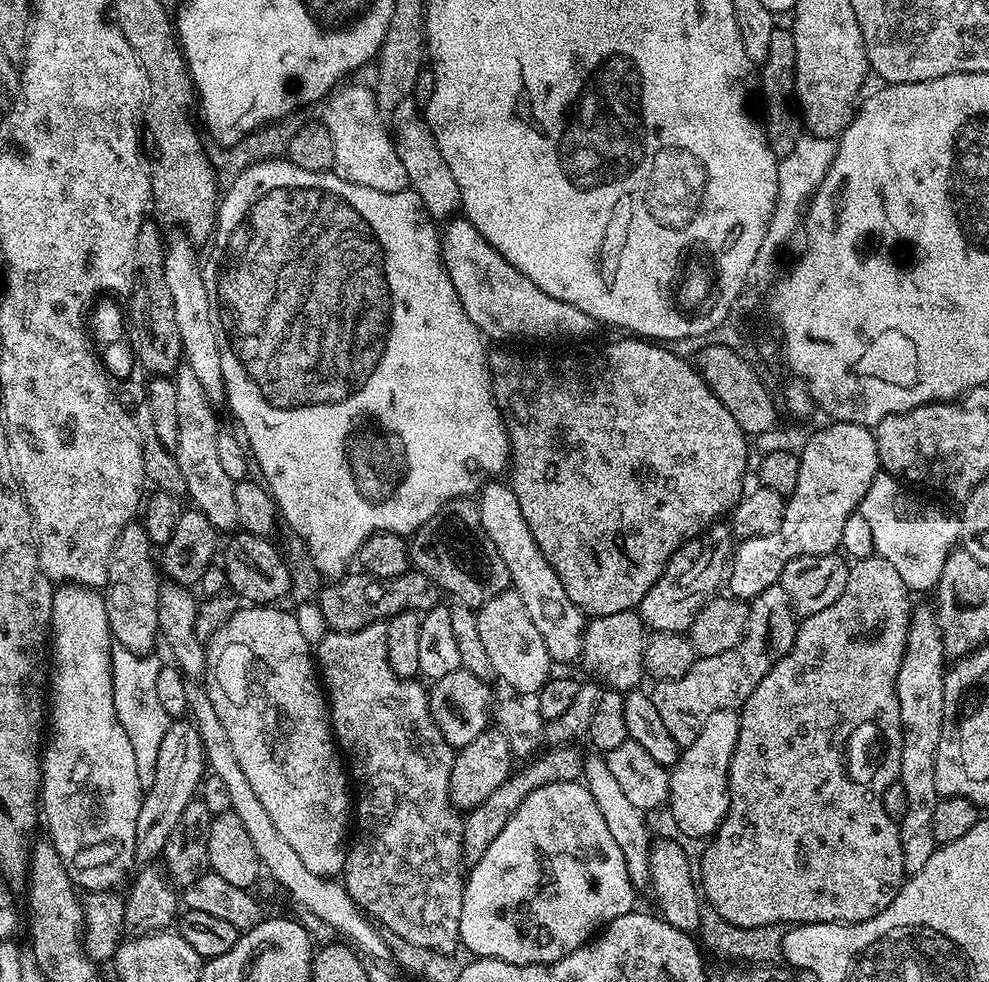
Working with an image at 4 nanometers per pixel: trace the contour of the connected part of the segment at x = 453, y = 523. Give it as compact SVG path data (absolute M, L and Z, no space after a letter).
M461 498L446 502L418 531L410 536L410 560L415 571L424 572L438 589L449 592L453 601L478 610L490 598L509 591L512 579L506 562L494 542L482 530L480 505L475 499Z

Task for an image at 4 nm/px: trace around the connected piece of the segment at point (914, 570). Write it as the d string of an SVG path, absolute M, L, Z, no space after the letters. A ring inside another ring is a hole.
M877 475L870 490L866 490L858 511L866 522L870 522L876 552L886 558L886 562L890 562L898 574L902 574L904 585L909 590L916 591L917 588L920 592L931 593L940 580L948 555L957 547L960 521L955 515L947 516L942 509L931 508L928 504L918 505L915 512L908 505L907 498L900 496L900 488L902 484L897 477Z

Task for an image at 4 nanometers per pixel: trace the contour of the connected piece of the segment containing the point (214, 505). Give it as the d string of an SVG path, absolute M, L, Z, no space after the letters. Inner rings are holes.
M181 367L174 376L178 390L178 446L174 455L185 479L184 492L193 500L195 507L211 524L217 533L231 533L238 525L238 506L234 503L234 486L237 481L222 470L222 462L218 462L218 433L221 425L216 425L217 412L206 398L206 390L202 390L198 378L194 378L194 370Z

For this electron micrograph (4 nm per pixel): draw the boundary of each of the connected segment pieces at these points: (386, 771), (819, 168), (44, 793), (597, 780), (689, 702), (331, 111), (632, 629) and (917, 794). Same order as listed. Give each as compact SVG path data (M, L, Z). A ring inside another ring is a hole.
M374 623L358 629L356 632L329 631L320 643L315 645L314 656L318 661L318 672L322 677L323 687L326 689L326 699L330 705L330 723L334 739L345 753L356 752L352 756L352 764L356 767L356 776L360 779L360 797L354 800L354 835L350 840L350 847L344 857L344 871L342 884L347 888L353 902L363 910L377 925L389 928L395 939L404 939L414 946L428 947L444 953L455 953L460 944L460 919L464 905L464 882L466 879L466 865L464 863L464 847L462 846L462 830L464 822L461 813L453 806L448 793L450 770L456 761L456 752L448 745L446 738L434 722L428 705L427 687L423 688L421 681L416 678L405 678L394 674L386 654L386 623Z
M808 132L802 134L795 141L790 154L777 161L779 194L778 198L775 199L775 210L771 215L763 239L762 258L759 259L762 260L762 266L756 268L756 277L762 284L771 283L777 277L779 273L778 252L793 234L795 228L797 231L802 220L803 210L821 184L822 178L827 174L833 158L836 156L837 147L837 143L833 139L818 138Z
M61 583L59 587L53 591L52 594L52 623L50 625L50 728L52 724L53 736L47 737L46 743L42 748L42 779L40 782L40 800L42 801L42 820L48 823L48 832L46 832L47 839L52 841L54 850L58 850L58 858L62 858L64 865L68 867L68 877L72 879L72 883L76 885L77 889L87 890L88 892L103 892L105 890L116 890L129 879L130 873L133 871L132 864L136 860L136 827L138 826L138 810L144 801L145 789L142 787L142 778L138 774L138 762L134 762L134 746L130 746L130 738L126 738L126 730L122 730L122 722L118 722L118 714L114 710L114 696L112 694L112 653L110 649L113 647L114 641L112 633L108 631L108 615L106 614L106 606L104 605L103 595L95 588L83 588L81 584L65 584Z
M598 754L589 755L584 762L583 774L585 787L588 787L592 797L598 802L598 808L606 820L610 834L614 837L614 842L622 850L622 856L626 860L627 873L630 874L633 887L642 890L651 883L649 850L651 848L652 834L649 834L644 818L643 809L632 805L622 792L622 786L615 781L614 775L610 773L609 764L605 757Z
M779 582L774 583L750 601L747 631L732 649L714 654L713 657L696 658L681 677L659 681L655 685L657 688L651 689L650 695L654 705L658 708L663 725L672 735L674 742L679 746L686 746L690 742L694 742L694 738L698 738L702 726L706 726L706 718L710 718L710 714L716 713L717 710L739 709L743 706L746 698L750 698L750 694L754 694L754 686L758 686L758 682L762 682L762 678L766 678L769 670L792 649L796 641L797 627L798 617L792 611L790 598L786 598L786 590L782 590Z
M353 88L352 91L337 95L335 101L327 101L323 105L325 108L322 123L330 127L335 136L332 168L336 175L351 184L370 186L370 190L402 192L408 188L406 166L402 166L400 159L394 157L388 139L381 132L374 115L370 91L371 89Z
M635 611L598 616L587 621L579 663L584 664L585 670L593 672L597 676L593 677L609 689L631 692L632 689L641 687L640 679L645 679L646 676L643 664L645 641L646 625Z
M913 607L908 617L906 650L896 679L898 710L904 727L898 783L906 786L906 818L902 818L898 823L904 855L904 870L908 874L922 870L922 866L930 862L930 854L934 854L938 847L934 832L931 830L931 823L938 801L934 786L934 766L938 738L942 738L945 671L944 643L936 613L931 607Z

